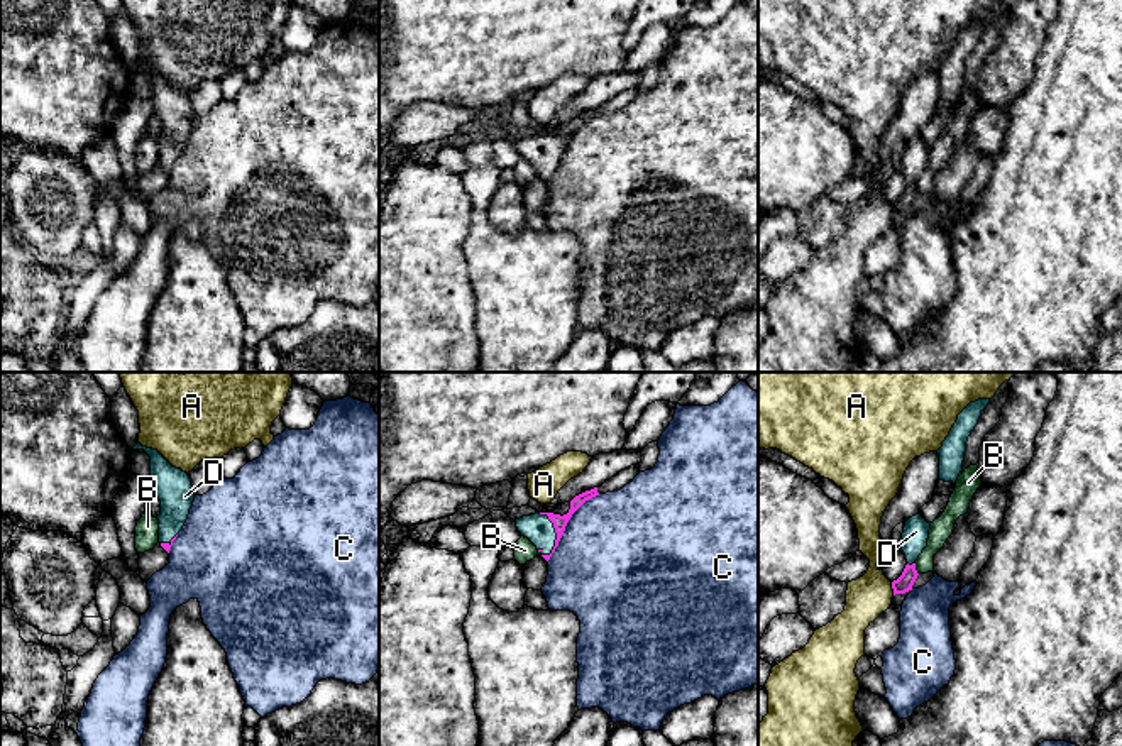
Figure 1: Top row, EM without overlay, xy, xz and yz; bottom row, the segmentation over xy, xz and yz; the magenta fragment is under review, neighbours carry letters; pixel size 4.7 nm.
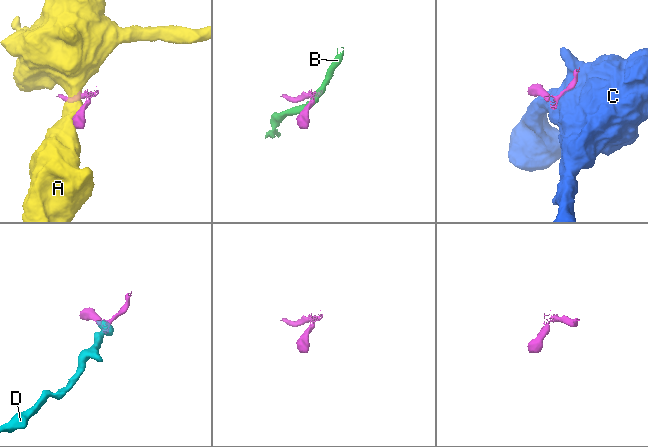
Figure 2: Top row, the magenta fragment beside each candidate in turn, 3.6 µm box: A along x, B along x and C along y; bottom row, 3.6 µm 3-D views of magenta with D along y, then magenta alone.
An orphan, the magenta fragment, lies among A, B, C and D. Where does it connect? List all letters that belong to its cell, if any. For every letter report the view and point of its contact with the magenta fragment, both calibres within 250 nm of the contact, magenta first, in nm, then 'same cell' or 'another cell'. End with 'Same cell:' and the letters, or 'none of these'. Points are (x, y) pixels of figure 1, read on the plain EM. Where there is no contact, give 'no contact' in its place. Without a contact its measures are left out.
A: yz (892, 208) | 80/200 nm | another cell
B: yz (914, 190) | 80/110 nm | another cell
C: xz (566, 146) | 70/500 nm | another cell
D: xz (555, 153) | 70/140 nm | same cell
Same cell: D

